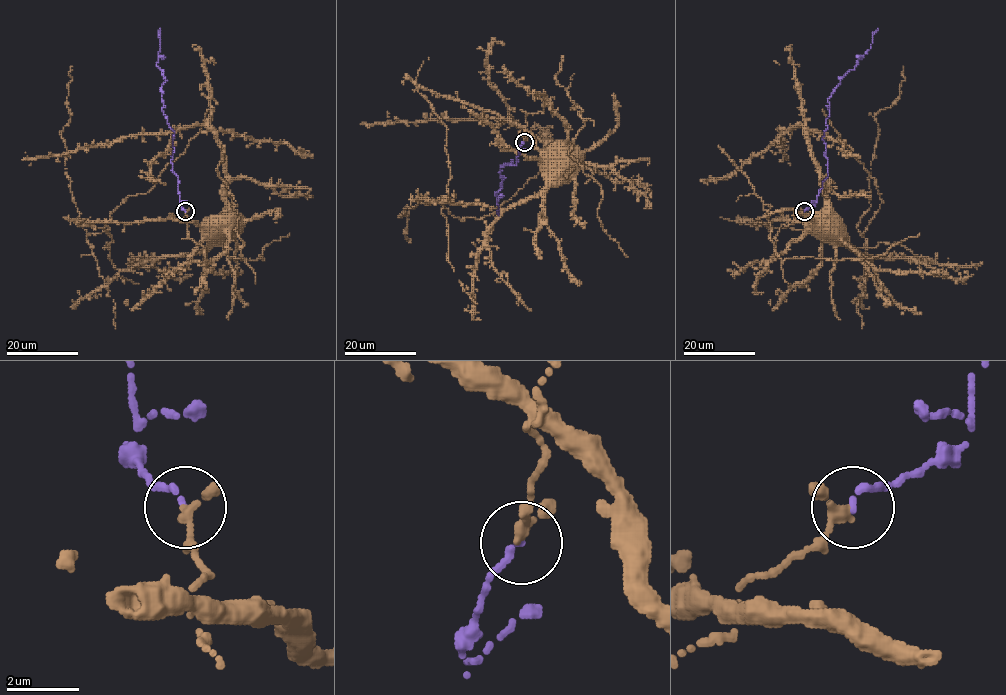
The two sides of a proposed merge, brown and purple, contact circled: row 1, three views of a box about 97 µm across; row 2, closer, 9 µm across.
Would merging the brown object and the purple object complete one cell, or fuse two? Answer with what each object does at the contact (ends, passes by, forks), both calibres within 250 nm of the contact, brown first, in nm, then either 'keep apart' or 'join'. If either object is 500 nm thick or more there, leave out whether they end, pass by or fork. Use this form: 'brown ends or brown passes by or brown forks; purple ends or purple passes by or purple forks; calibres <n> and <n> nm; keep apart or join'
brown passes by; purple ends; calibres 240 and 180 nm; join

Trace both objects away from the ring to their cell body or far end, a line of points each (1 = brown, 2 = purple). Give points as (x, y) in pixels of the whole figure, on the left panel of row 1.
1: (185, 211), (186, 219), (202, 225), (206, 218), (227, 217)
2: (185, 211), (172, 172), (174, 131), (162, 109), (166, 80), (157, 66), (159, 29)

